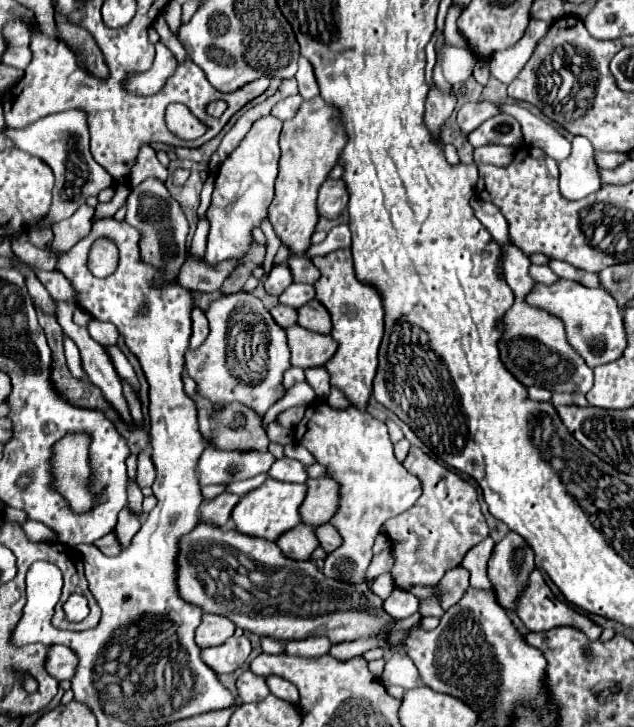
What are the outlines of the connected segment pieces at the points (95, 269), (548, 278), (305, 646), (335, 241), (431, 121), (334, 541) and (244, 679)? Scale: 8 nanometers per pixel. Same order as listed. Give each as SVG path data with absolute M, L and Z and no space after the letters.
M107 238L96 240L88 259L88 267L92 274L103 278L103 276L115 272L115 264L119 264L119 252L117 252L115 244L111 244L111 240L107 240Z
M533 264L529 268L529 272L531 272L531 278L535 282L541 282L541 284L553 284L553 282L557 282L557 276L551 272L549 266L535 266Z
M313 636L313 638L305 638L305 640L295 640L295 642L287 642L285 652L289 656L303 656L303 658L315 658L315 656L323 656L327 654L331 648L331 642L323 636Z
M340 224L331 229L327 238L320 244L312 244L309 248L309 258L324 256L332 251L351 246L351 231L347 224Z
M437 86L429 92L427 108L425 108L425 126L429 128L429 132L435 138L439 138L441 128L445 126L453 108L455 108L455 96L453 94L443 94L437 90Z
M323 524L323 526L317 526L315 528L315 536L319 540L319 546L329 554L333 552L337 546L341 546L341 536L339 532L331 526L331 524Z
M243 672L237 680L239 700L241 702L257 702L269 696L269 688L263 676L255 676L253 672Z

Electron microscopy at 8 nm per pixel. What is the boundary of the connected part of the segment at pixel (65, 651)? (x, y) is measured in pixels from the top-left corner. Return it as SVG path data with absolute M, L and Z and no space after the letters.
M51 646L47 654L47 672L55 676L55 680L69 680L75 672L77 656L67 646Z

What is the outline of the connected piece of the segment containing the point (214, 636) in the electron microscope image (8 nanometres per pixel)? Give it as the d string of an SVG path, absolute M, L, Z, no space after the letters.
M205 614L199 628L197 628L195 642L201 648L219 646L229 636L233 636L233 632L235 632L235 624L231 624L231 620L227 620L223 616L215 616L215 614Z

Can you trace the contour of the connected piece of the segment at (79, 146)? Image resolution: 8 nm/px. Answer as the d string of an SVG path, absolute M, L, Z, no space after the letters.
M79 108L57 112L51 116L45 116L43 120L37 120L33 124L27 124L27 128L3 128L3 136L13 140L15 148L33 154L41 158L47 166L51 166L55 174L55 188L53 188L53 200L47 214L49 224L57 224L63 218L69 218L89 196L97 196L105 188L115 188L113 178L93 160L89 152L89 124L87 124L87 112L79 112Z

